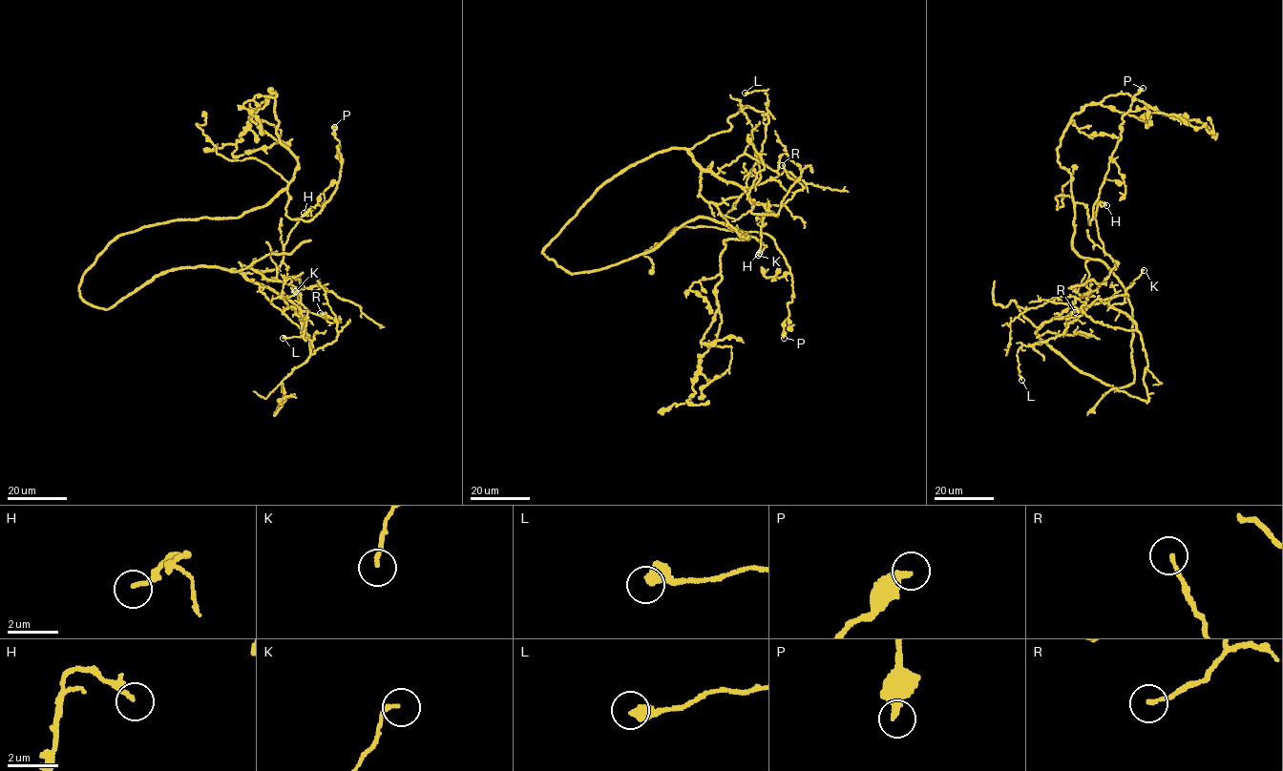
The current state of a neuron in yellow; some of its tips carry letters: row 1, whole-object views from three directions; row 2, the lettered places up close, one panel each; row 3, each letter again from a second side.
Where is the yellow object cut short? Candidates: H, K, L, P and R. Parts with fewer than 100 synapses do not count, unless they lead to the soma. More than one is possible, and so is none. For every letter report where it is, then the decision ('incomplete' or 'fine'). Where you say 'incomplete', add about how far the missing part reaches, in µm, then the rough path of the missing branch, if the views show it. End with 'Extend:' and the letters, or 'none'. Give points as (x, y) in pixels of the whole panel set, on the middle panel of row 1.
H: place (759, 253); fine
K: place (758, 255); fine
L: place (745, 93); fine
P: place (784, 338); fine
R: place (782, 165); fine
Extend: none

